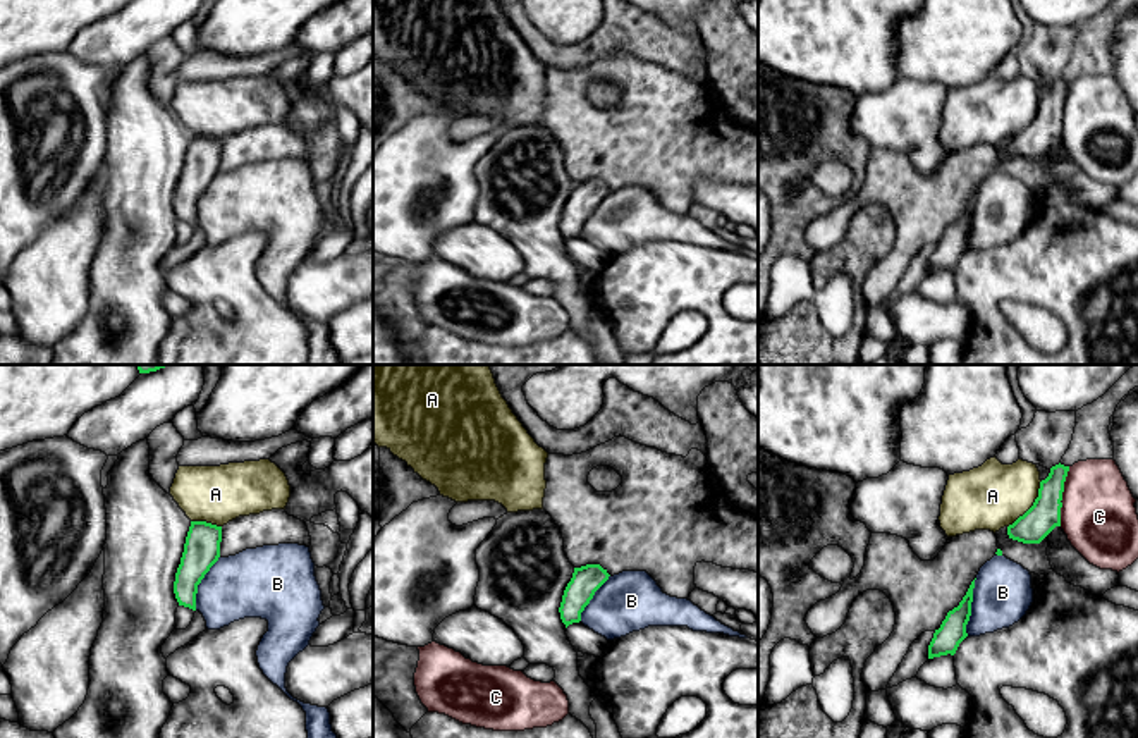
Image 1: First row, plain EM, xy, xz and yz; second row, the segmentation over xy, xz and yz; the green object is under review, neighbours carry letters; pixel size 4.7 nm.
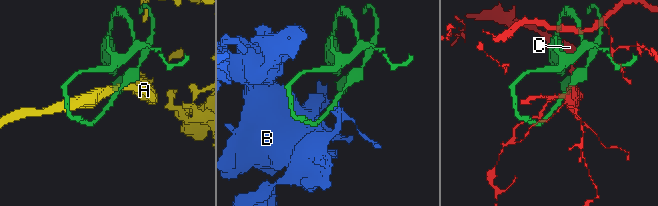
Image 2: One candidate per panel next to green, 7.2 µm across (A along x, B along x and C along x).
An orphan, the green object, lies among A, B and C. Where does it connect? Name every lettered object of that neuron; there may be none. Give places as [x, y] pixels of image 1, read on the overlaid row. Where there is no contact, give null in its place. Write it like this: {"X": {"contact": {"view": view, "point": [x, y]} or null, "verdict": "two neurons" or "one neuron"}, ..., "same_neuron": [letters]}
{"A": {"contact": {"view": "yz", "point": [1033, 504]}, "verdict": "two neurons"}, "B": {"contact": {"view": "yz", "point": [970, 608]}, "verdict": "one neuron"}, "C": {"contact": {"view": "yz", "point": [1061, 496]}, "verdict": "two neurons"}, "same_neuron": ["B"]}

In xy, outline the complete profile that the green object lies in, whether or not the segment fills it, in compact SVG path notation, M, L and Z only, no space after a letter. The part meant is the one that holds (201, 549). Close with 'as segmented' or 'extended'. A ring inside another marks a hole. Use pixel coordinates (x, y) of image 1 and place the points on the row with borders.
M191 521L180 564L175 573L174 593L179 606L199 611L208 630L220 630L244 618L268 621L256 657L263 674L306 712L308 738L337 738L332 731L327 707L304 704L285 688L289 662L303 652L320 626L325 609L321 590L315 576L309 547L299 544L263 545L246 549L236 556L220 556L222 526L206 521Z | extended

